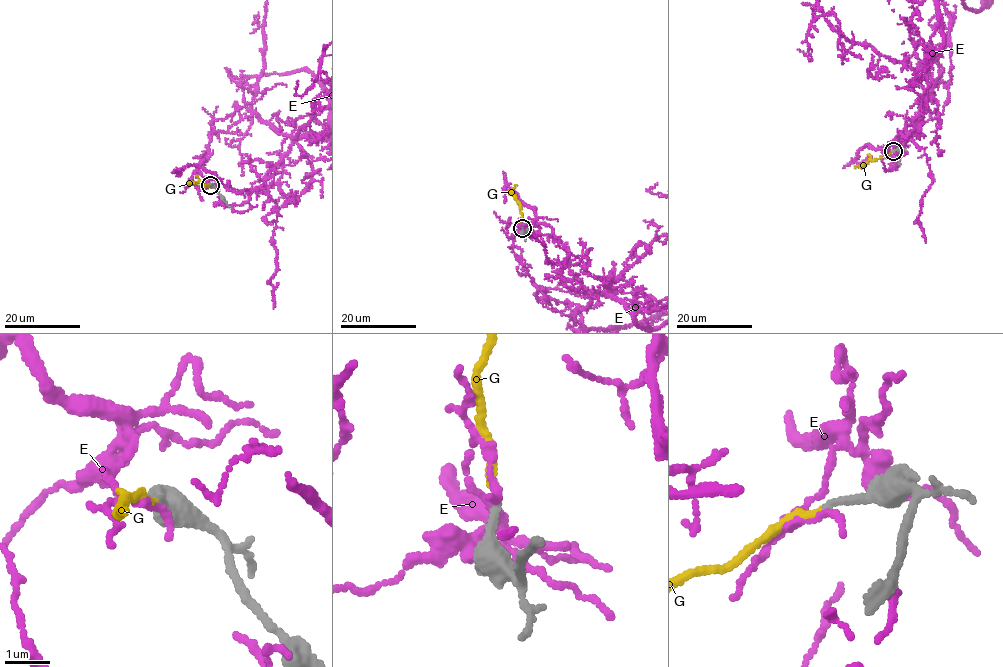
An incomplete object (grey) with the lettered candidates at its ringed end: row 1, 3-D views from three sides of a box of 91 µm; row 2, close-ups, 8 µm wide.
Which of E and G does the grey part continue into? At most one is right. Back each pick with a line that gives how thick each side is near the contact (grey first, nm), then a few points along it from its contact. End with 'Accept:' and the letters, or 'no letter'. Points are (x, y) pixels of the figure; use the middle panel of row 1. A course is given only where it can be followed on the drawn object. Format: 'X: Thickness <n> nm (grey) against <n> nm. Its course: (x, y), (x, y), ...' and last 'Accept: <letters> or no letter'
G: Thickness 170 nm (grey) against 170 nm
Accept: G

